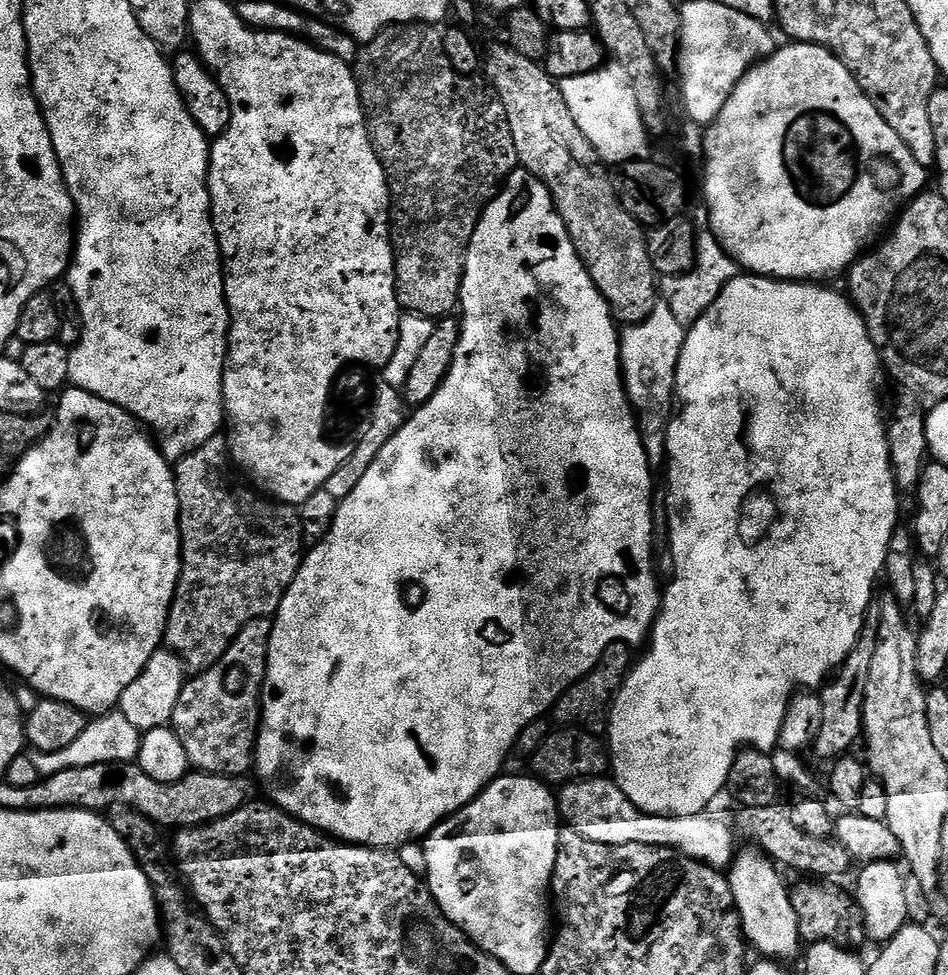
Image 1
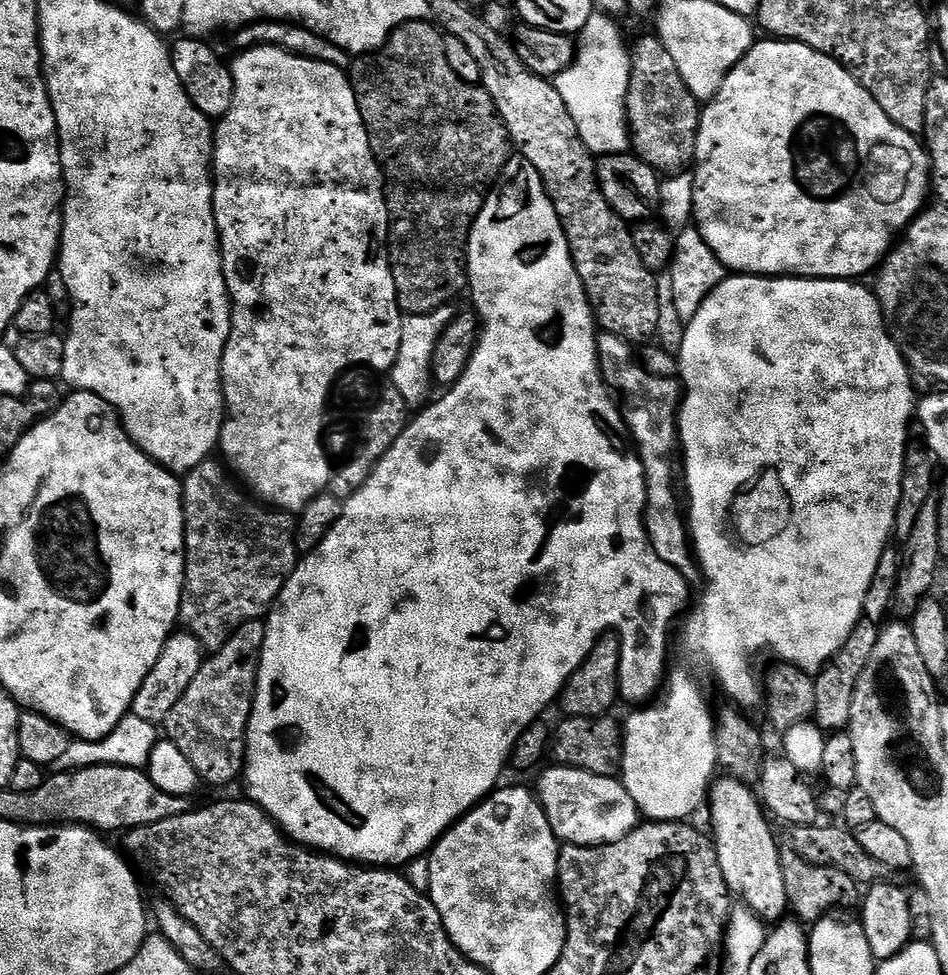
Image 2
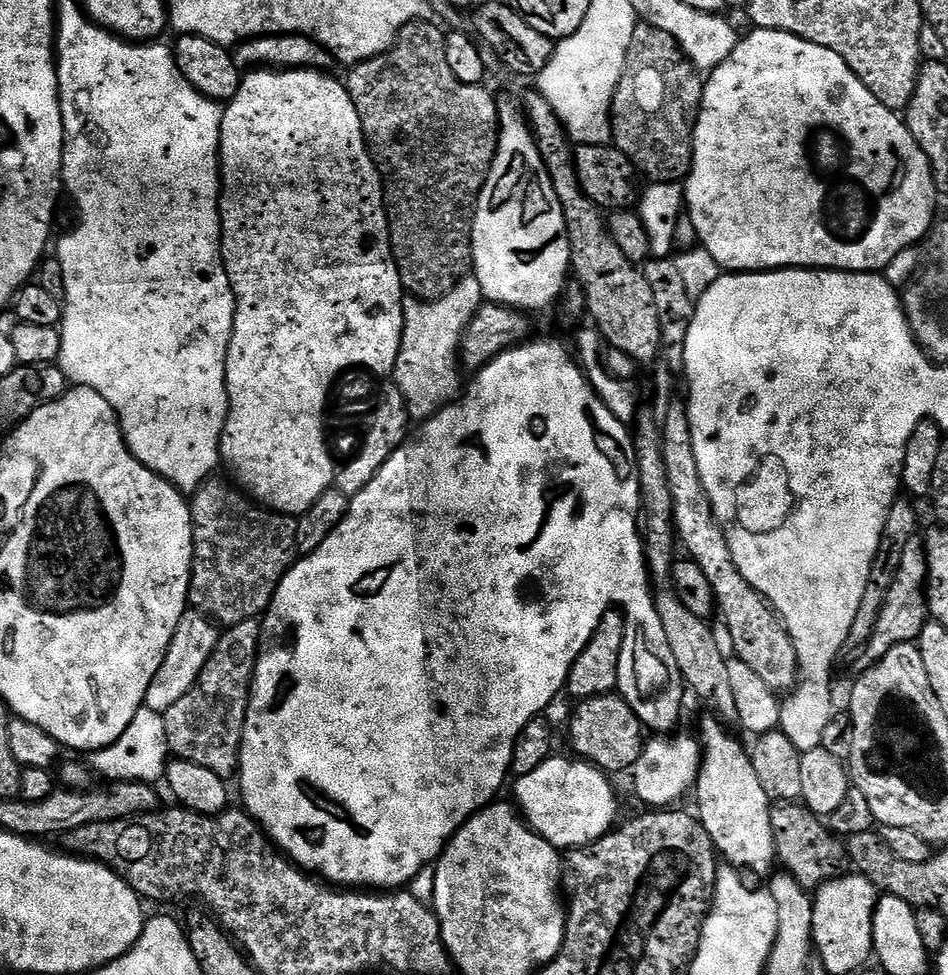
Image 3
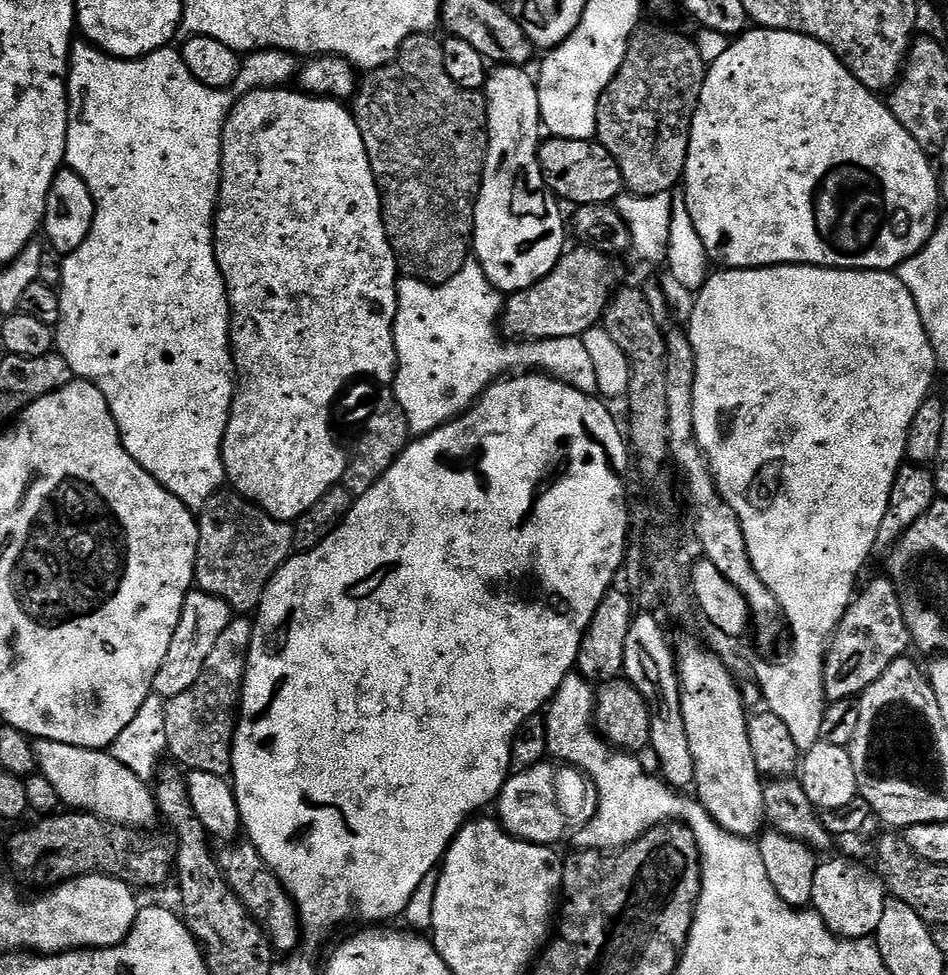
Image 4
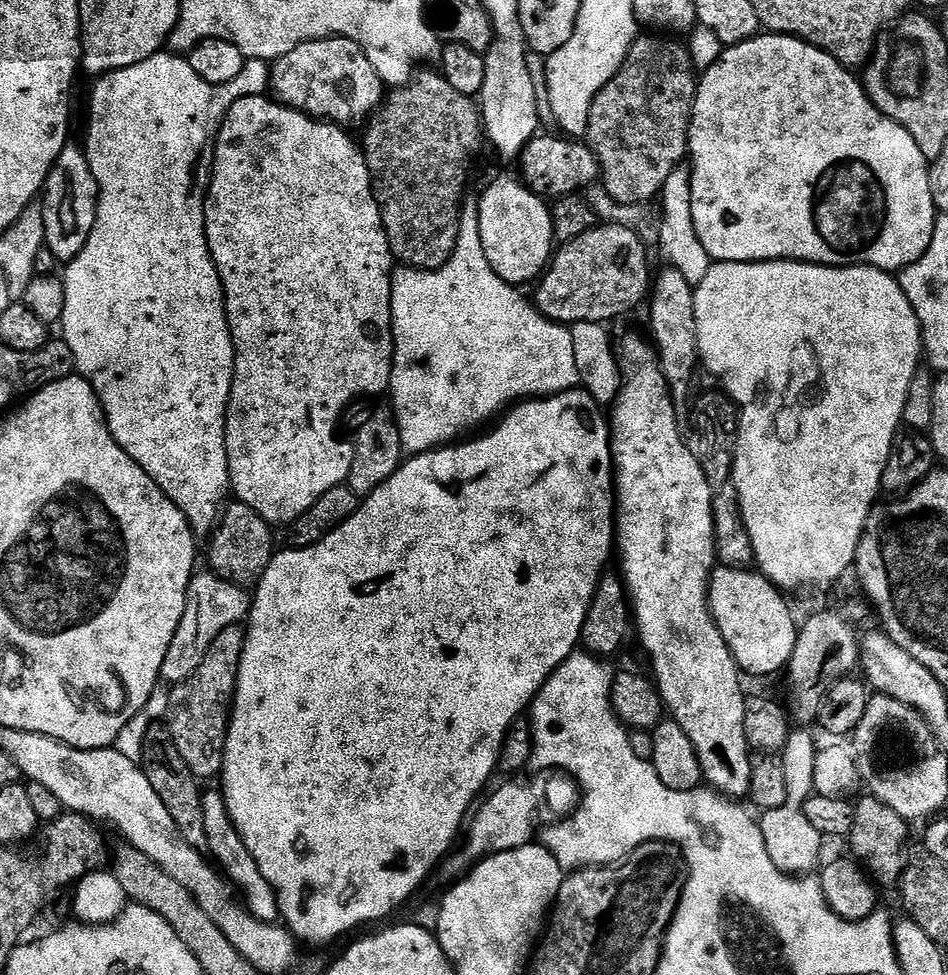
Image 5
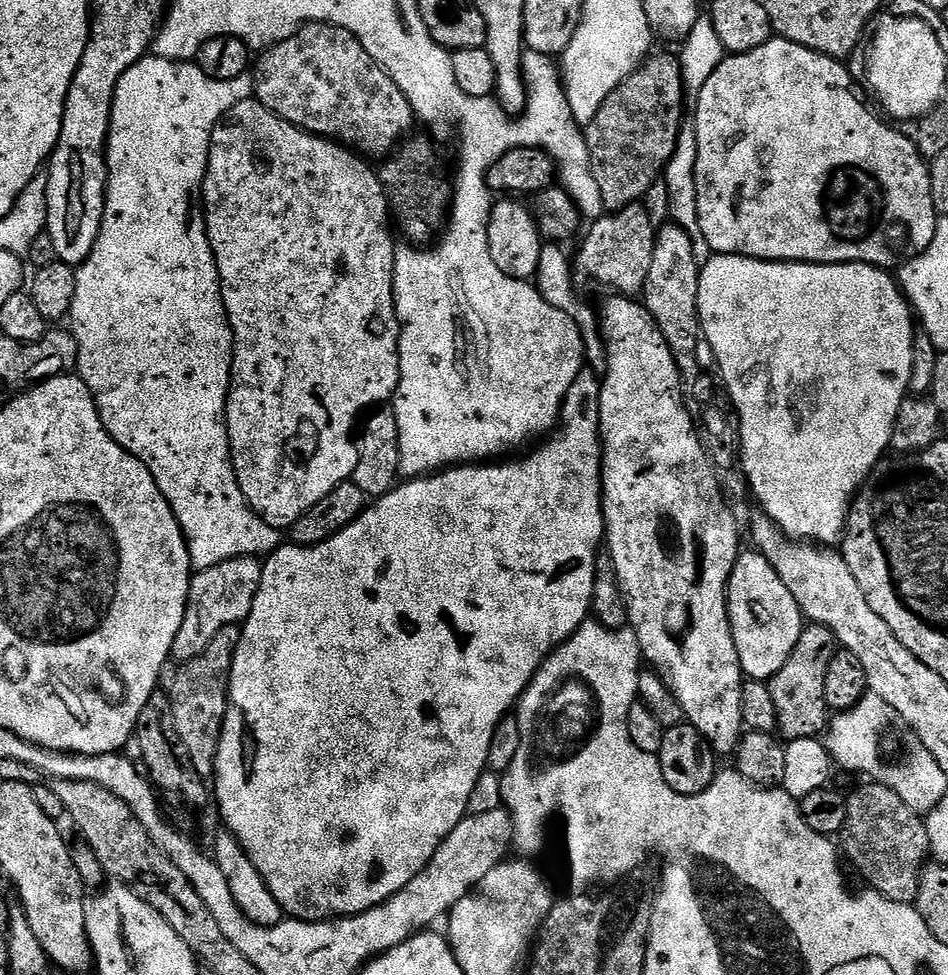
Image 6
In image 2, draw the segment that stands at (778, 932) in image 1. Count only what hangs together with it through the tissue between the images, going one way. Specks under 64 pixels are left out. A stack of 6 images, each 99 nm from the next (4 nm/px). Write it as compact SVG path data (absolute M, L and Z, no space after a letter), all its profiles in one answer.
M717 779L710 789L710 836L716 846L718 866L722 866L722 878L726 878L726 886L733 897L754 915L765 922L782 921L789 911L786 882L782 882L782 849L776 845L766 809L749 785L741 780L723 779Z

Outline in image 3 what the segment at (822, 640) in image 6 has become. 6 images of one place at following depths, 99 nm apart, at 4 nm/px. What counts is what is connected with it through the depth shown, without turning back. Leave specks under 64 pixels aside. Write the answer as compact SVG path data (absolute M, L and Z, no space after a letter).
M919 535L910 538L906 550L902 554L902 566L898 570L898 578L894 586L890 586L888 600L884 604L882 614L874 626L872 636L862 649L862 655L868 662L882 659L894 646L910 644L919 640L922 626L928 623L928 552L924 549L924 540Z

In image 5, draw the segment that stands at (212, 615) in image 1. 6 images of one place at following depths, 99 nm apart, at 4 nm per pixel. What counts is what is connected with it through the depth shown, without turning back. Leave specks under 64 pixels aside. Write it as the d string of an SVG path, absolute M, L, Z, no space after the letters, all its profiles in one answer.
M232 502L223 509L222 515L211 533L212 545L208 548L207 567L221 576L241 586L255 586L260 583L262 574L270 566L278 551L276 540L272 537L273 525L267 524L250 506Z

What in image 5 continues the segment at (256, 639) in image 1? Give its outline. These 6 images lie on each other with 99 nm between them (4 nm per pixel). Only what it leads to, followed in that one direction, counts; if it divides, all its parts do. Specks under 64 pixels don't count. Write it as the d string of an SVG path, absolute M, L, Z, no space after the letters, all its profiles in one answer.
M239 624L226 626L226 630L214 638L210 650L206 650L202 666L198 666L190 678L175 685L168 694L168 733L186 766L190 766L201 782L212 780L215 776L217 779L224 770L228 723L232 720L232 701L236 699L238 666L242 662L245 635L245 629Z

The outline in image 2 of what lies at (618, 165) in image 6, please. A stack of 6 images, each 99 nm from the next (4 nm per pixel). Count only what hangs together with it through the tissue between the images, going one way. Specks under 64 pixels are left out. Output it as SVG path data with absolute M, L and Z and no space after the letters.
M655 34L644 36L631 49L632 77L628 87L628 134L635 155L661 174L687 172L696 159L696 139L700 129L701 101L686 90L682 74Z

